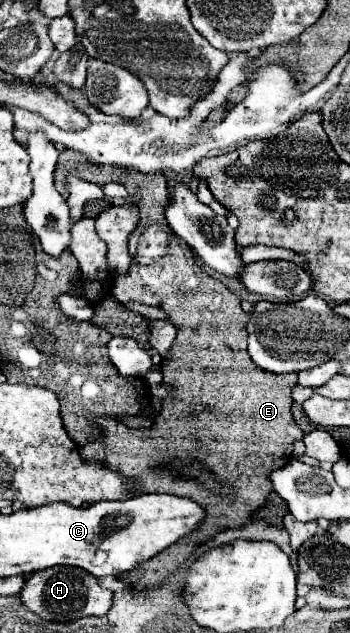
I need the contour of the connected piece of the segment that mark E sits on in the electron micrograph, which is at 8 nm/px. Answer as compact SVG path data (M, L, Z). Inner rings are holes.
M63 150L57 162L55 186L65 198L67 190L63 180L67 172L95 182L97 186L119 182L131 194L137 190L141 220L137 230L129 236L129 254L133 260L127 274L115 278L111 294L121 304L141 302L157 306L167 314L167 320L177 326L177 338L169 358L161 362L163 382L173 384L177 394L175 400L163 400L163 408L155 418L153 428L136 430L121 422L101 418L99 428L103 430L103 440L79 448L83 460L101 462L123 478L133 480L133 494L177 494L181 498L193 498L193 502L205 510L205 522L201 522L189 538L179 538L173 546L167 546L167 550L149 558L149 562L139 562L129 574L119 576L135 592L143 592L161 586L165 578L189 562L191 554L201 544L221 532L217 526L219 516L227 516L227 528L241 528L251 520L255 510L267 502L267 496L273 492L269 472L287 464L293 456L291 444L303 438L303 432L291 414L291 390L297 384L297 374L273 374L261 370L249 358L245 334L249 314L241 310L241 298L237 294L199 268L193 250L189 250L165 222L169 190L161 172L141 174L115 166L91 166L77 152ZM173 462L181 462L181 466L199 462L201 472L209 470L209 474L215 474L221 488L233 488L233 494L217 494L197 478L169 472L169 466L177 466Z

